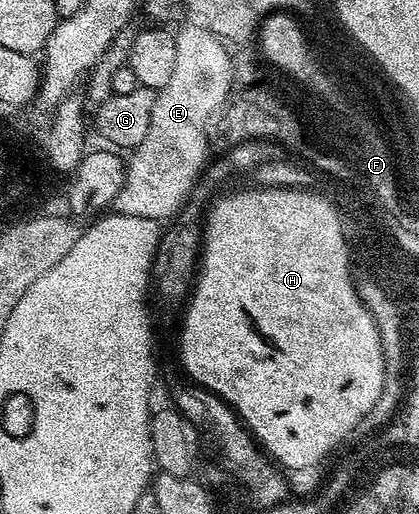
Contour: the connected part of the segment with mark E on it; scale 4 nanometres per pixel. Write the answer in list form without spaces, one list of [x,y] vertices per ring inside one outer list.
[[[193,25],[184,27],[176,35],[178,44],[172,77],[168,85],[156,92],[152,125],[144,141],[133,148],[131,155],[134,156],[129,156],[126,164],[126,180],[112,204],[113,210],[123,215],[159,221],[170,221],[177,216],[208,166],[210,134],[217,123],[219,126],[232,95],[230,82],[236,79],[235,64],[226,52],[227,44],[213,30]]]

